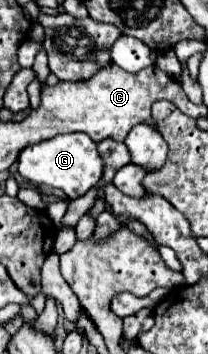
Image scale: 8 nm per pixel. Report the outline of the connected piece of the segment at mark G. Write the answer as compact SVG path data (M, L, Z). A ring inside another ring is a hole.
M67 133L57 135L39 145L25 147L23 153L19 155L17 171L33 185L45 183L61 189L69 199L77 199L99 185L103 175L103 161L97 151L97 143L87 133Z

